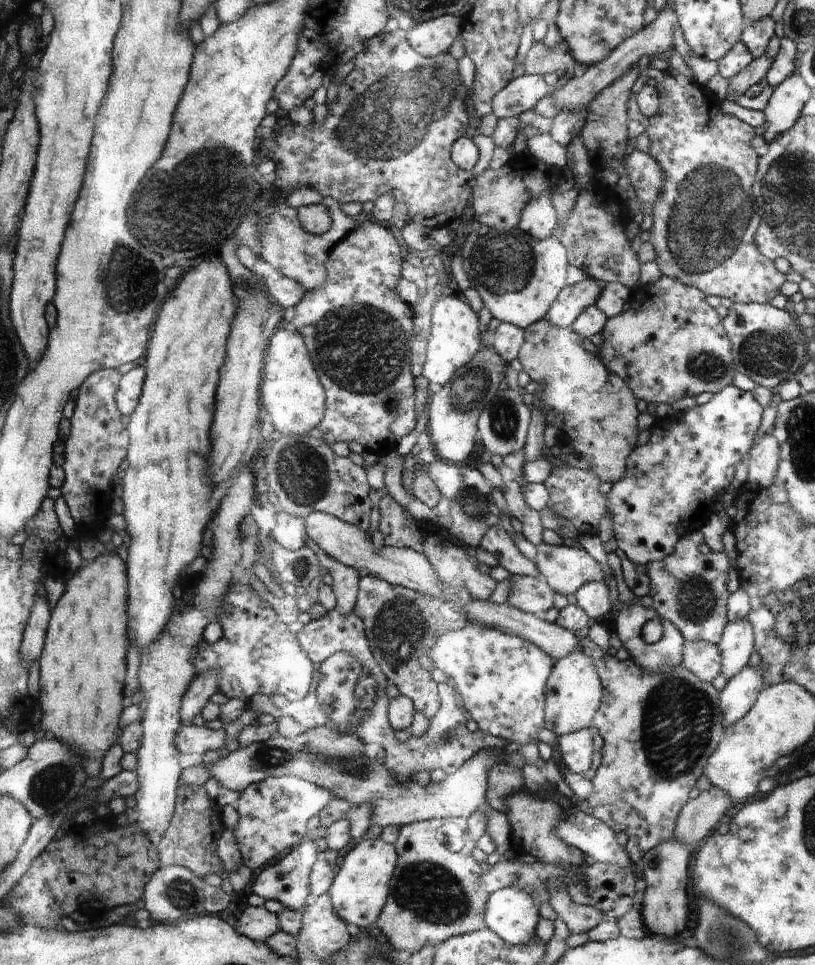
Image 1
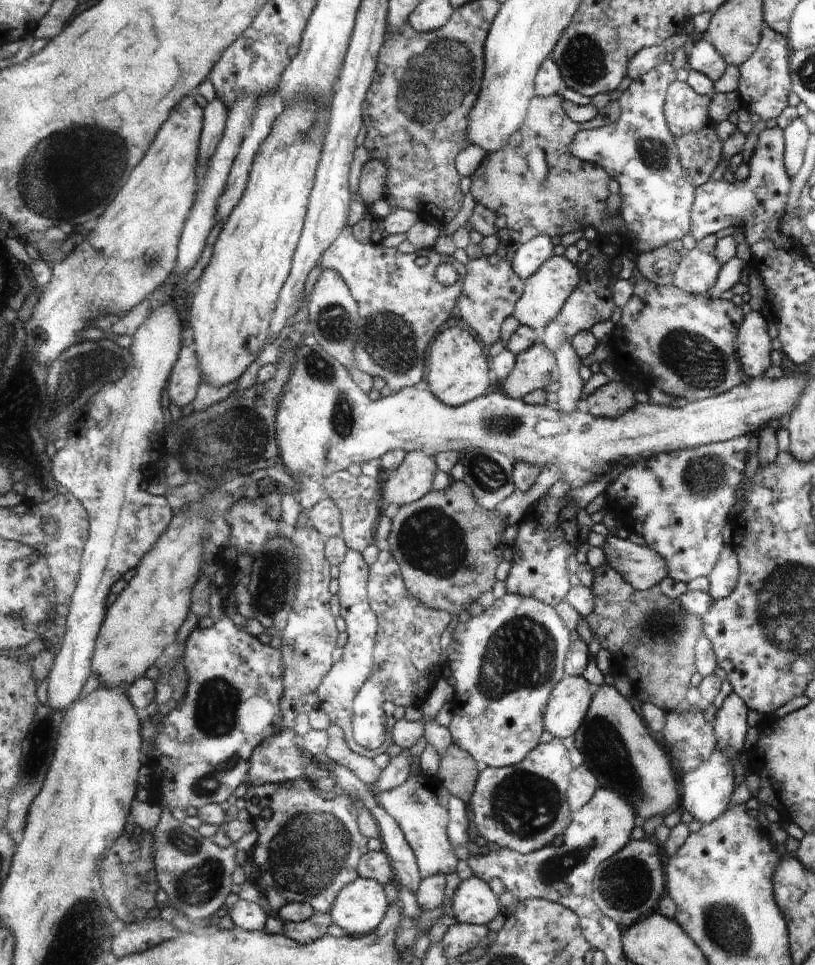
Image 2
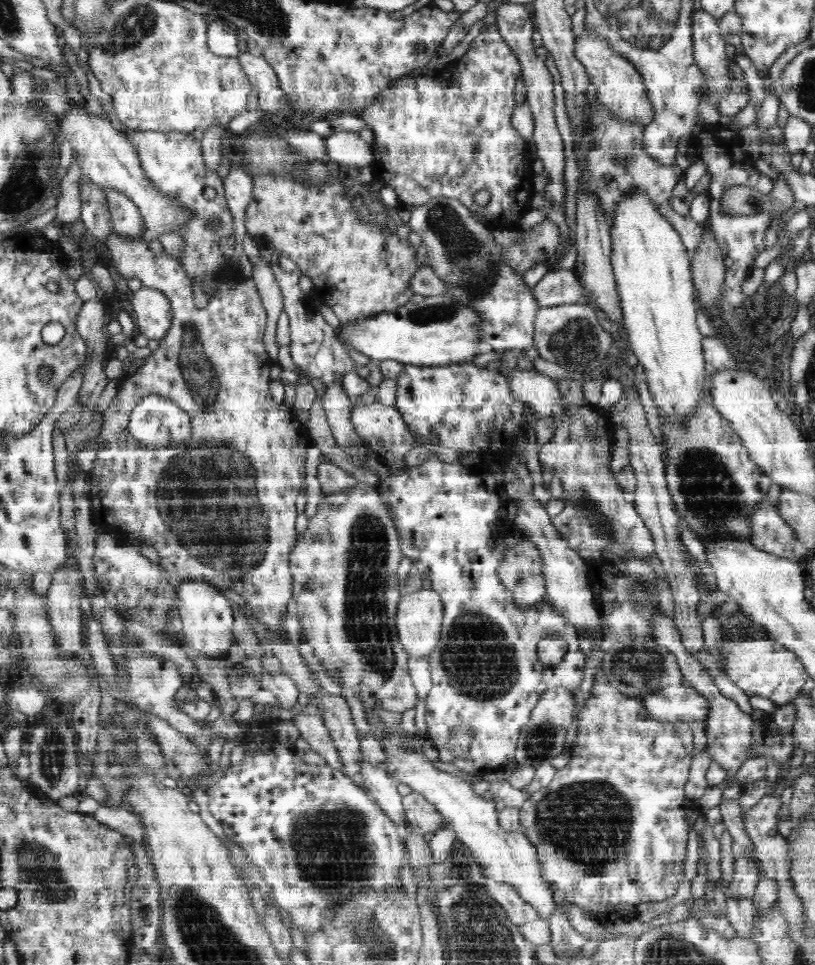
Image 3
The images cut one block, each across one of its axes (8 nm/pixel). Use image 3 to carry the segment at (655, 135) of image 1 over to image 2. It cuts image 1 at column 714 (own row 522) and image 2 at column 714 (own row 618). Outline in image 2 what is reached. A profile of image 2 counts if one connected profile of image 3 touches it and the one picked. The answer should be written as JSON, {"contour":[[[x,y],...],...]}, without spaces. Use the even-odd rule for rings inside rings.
{"contour":[[[687,250],[673,270],[673,286],[681,292],[687,292],[691,296],[705,296],[707,290],[713,288],[717,276],[719,276],[719,262],[713,254],[697,250]]]}

